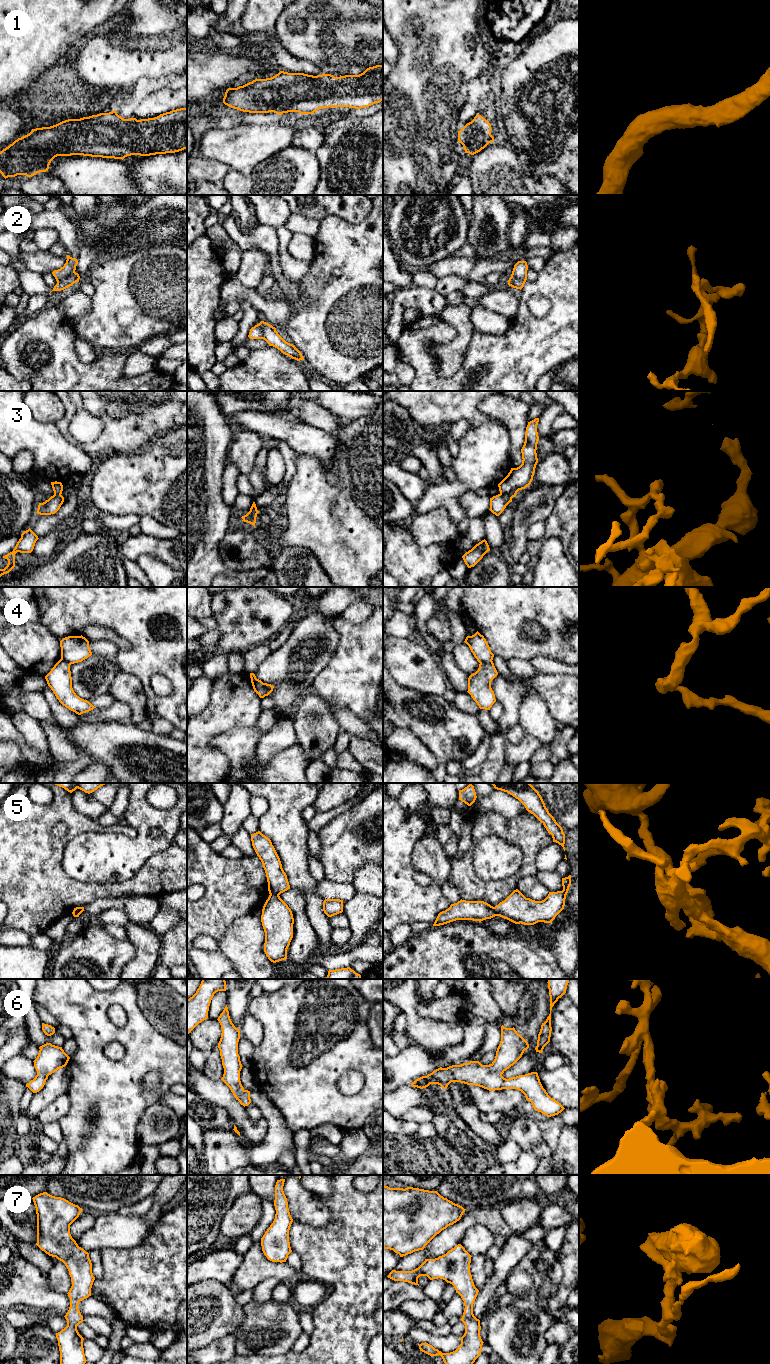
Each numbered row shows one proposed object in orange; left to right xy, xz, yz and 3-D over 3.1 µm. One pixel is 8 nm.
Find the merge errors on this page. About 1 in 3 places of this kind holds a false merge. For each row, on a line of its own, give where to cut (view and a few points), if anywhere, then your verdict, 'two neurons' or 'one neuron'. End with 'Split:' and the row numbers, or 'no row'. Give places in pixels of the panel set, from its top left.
1: no cut; one neuron
2: cut in xy along (75, 272), (57, 283); two neurons
3: cut in yz along (500, 493), (511, 499); two neurons
4: cut in xz along (263, 683), (266, 695); two neurons
5: cut in xz along (278, 894), (270, 895); two neurons
6: no cut; one neuron
7: no cut; one neuron
Split: 2, 3, 4, 5

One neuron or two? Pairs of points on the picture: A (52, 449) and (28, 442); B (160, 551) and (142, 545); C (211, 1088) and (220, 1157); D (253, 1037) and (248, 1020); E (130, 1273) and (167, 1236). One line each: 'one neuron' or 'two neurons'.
A: one neuron
B: one neuron
C: two neurons
D: one neuron
E: one neuron

